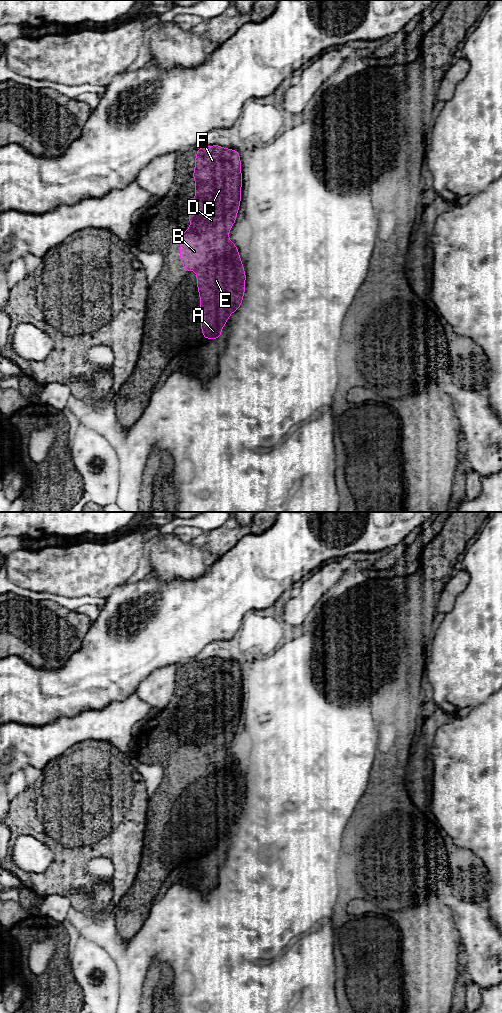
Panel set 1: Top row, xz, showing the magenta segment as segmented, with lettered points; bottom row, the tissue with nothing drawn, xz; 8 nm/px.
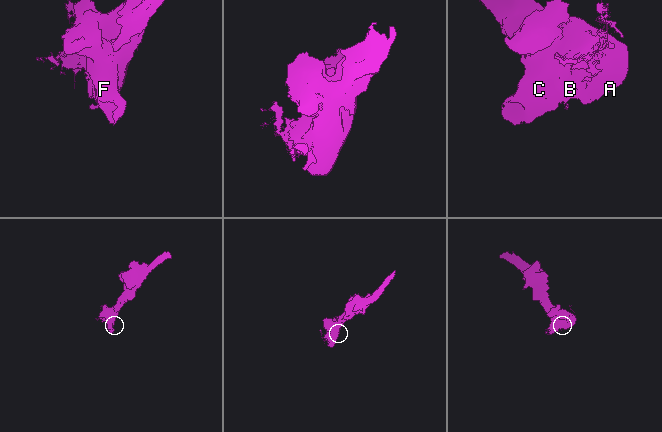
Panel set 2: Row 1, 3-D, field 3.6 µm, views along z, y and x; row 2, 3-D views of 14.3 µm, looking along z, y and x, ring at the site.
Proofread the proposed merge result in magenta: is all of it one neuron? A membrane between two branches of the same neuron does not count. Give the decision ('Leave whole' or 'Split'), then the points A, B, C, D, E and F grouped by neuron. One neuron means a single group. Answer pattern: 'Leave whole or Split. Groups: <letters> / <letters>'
Leave whole. Groups: A B C D E F

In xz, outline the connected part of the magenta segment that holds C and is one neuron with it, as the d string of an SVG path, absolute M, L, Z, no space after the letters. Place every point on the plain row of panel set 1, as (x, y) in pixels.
M211 657L207 659L197 660L197 666L195 668L195 680L193 683L193 691L195 693L195 709L191 716L191 722L188 724L188 732L192 735L188 737L188 742L184 743L180 747L178 747L178 752L180 753L180 771L181 775L184 777L184 781L189 783L196 784L197 801L199 804L199 812L201 814L200 817L200 835L202 847L205 851L220 851L222 841L224 840L226 834L228 833L230 827L238 822L243 814L243 808L245 806L245 793L246 793L246 785L242 776L242 772L240 770L240 766L237 758L229 751L229 744L236 734L237 725L239 723L240 714L241 714L241 700L242 700L242 684L241 684L241 672L238 662L224 660L220 657Z

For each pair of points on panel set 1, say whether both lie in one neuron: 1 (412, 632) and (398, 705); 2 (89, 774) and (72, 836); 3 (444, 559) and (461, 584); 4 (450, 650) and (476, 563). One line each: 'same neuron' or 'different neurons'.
1: same neuron
2: same neuron
3: different neurons
4: same neuron

